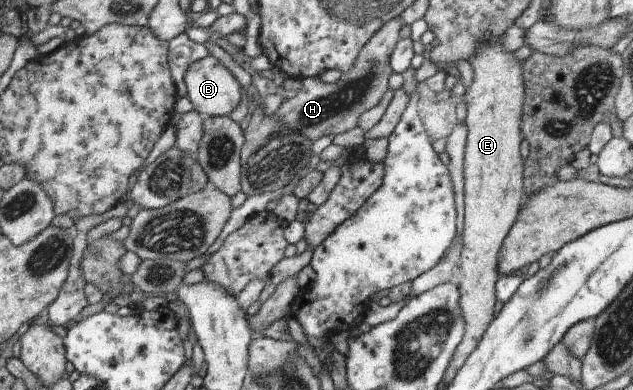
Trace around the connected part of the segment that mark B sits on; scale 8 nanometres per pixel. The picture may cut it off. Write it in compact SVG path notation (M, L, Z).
M208 54L193 62L183 74L186 97L202 117L228 116L239 102L242 87Z

